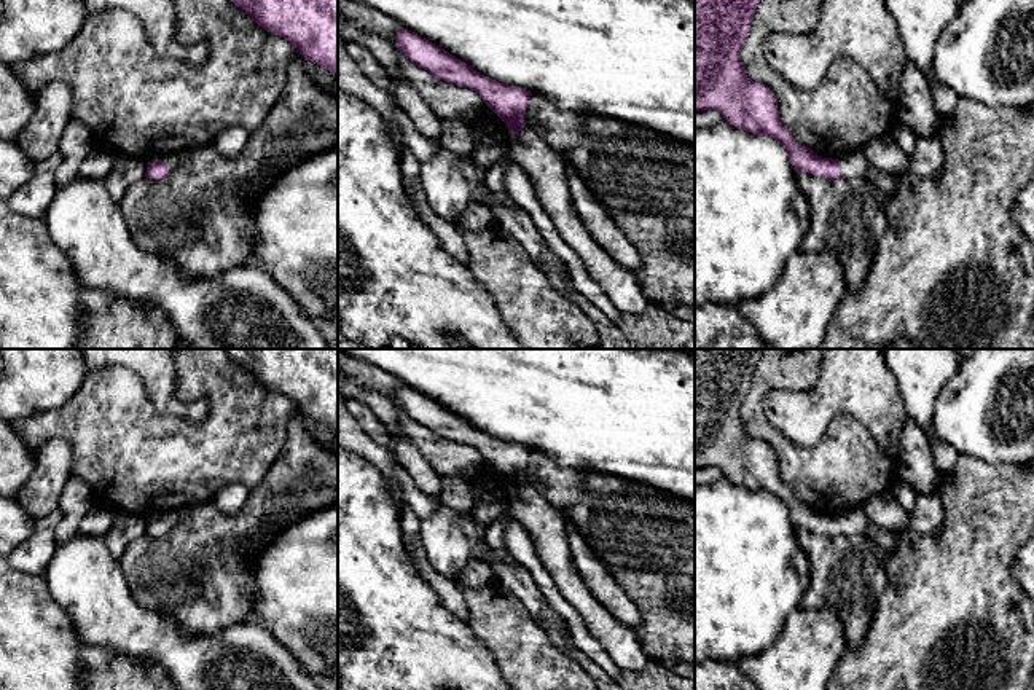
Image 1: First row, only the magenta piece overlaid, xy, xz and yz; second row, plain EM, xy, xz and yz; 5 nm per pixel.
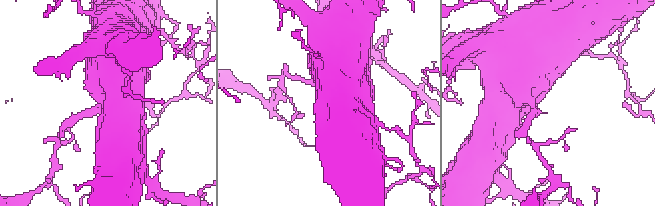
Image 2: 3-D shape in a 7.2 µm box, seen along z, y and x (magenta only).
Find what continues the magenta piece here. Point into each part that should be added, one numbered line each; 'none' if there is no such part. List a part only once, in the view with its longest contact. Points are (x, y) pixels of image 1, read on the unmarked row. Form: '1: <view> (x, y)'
1: xy (172, 518)

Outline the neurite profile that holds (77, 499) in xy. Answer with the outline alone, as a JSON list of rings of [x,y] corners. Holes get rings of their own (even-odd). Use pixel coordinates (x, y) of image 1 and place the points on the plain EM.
[[[70,476],[59,499],[62,519],[54,527],[56,548],[78,531],[81,519],[92,505],[94,494],[91,488],[83,480]]]

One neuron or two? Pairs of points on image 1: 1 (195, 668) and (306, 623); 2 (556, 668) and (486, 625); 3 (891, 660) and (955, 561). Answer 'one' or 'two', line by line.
1: two
2: one
3: one

